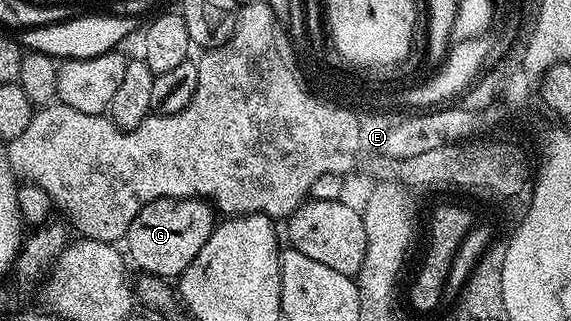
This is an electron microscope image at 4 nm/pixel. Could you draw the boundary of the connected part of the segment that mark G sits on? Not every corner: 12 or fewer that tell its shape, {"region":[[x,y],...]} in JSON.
{"region":[[202,199],[150,201],[134,217],[127,254],[175,280],[212,236]]}

